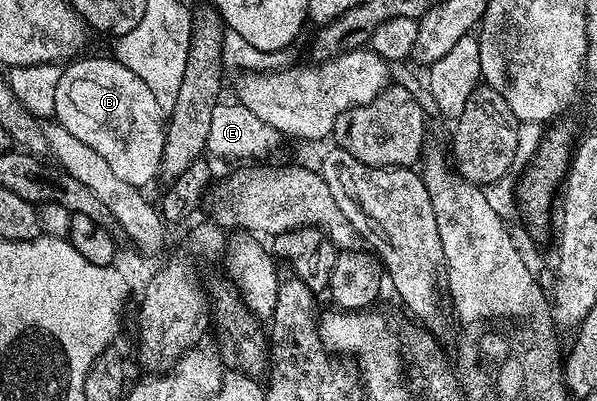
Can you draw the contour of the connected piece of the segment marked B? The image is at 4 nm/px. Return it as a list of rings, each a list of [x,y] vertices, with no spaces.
[[[77,58],[69,62],[61,70],[57,93],[54,94],[54,119],[61,123],[79,141],[94,149],[99,157],[107,162],[116,177],[139,189],[146,188],[148,182],[160,173],[162,161],[166,119],[162,114],[158,101],[154,101],[154,93],[142,81],[142,77],[134,74],[129,67],[120,63],[119,59],[84,59]]]

